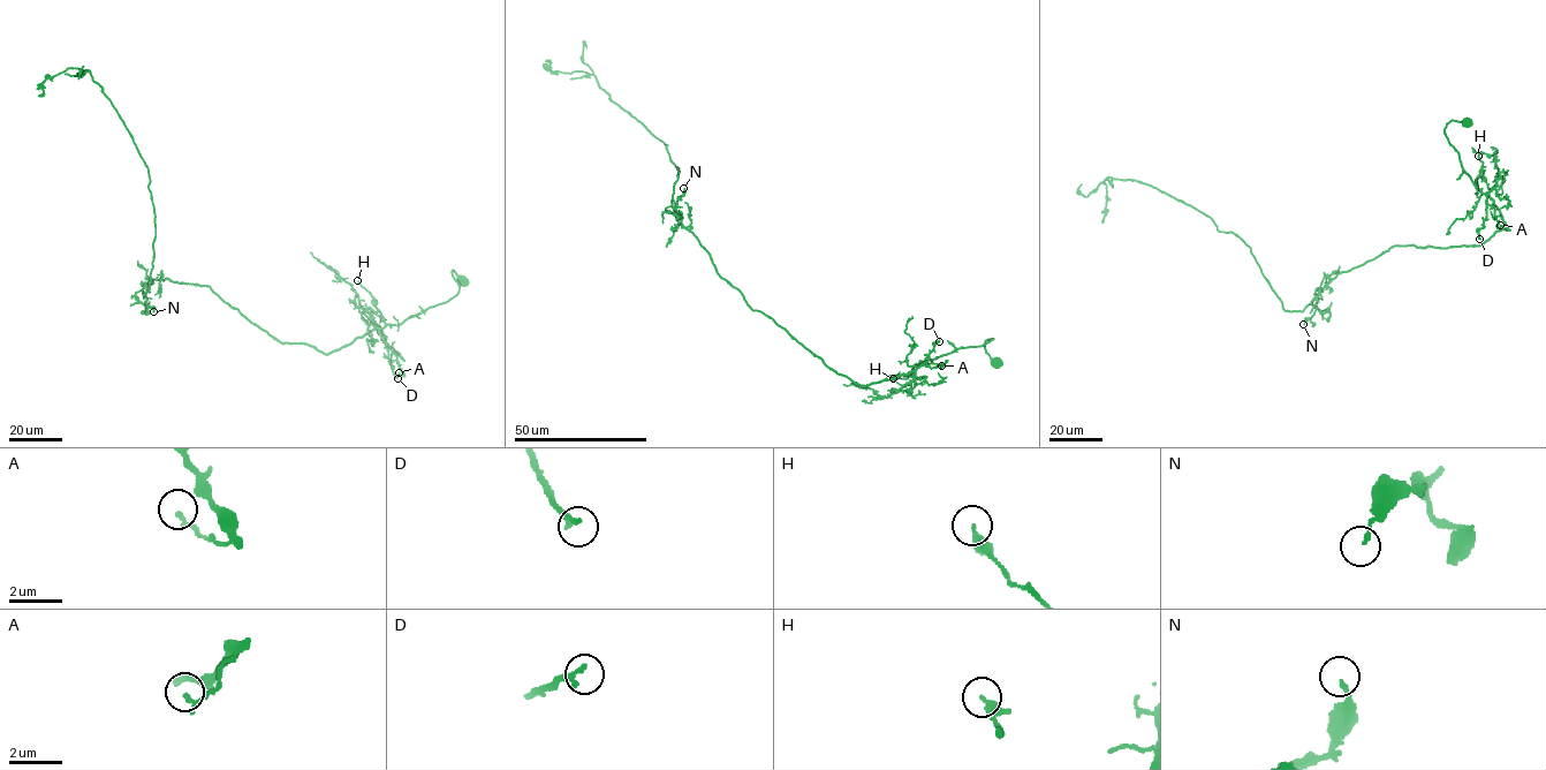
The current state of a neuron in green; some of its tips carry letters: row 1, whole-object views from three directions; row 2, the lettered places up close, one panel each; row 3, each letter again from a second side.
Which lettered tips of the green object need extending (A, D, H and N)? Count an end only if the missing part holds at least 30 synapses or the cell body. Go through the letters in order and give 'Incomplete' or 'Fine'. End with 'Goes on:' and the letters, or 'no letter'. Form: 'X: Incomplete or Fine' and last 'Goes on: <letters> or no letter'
A: Fine
D: Fine
H: Fine
N: Fine
Goes on: no letter

